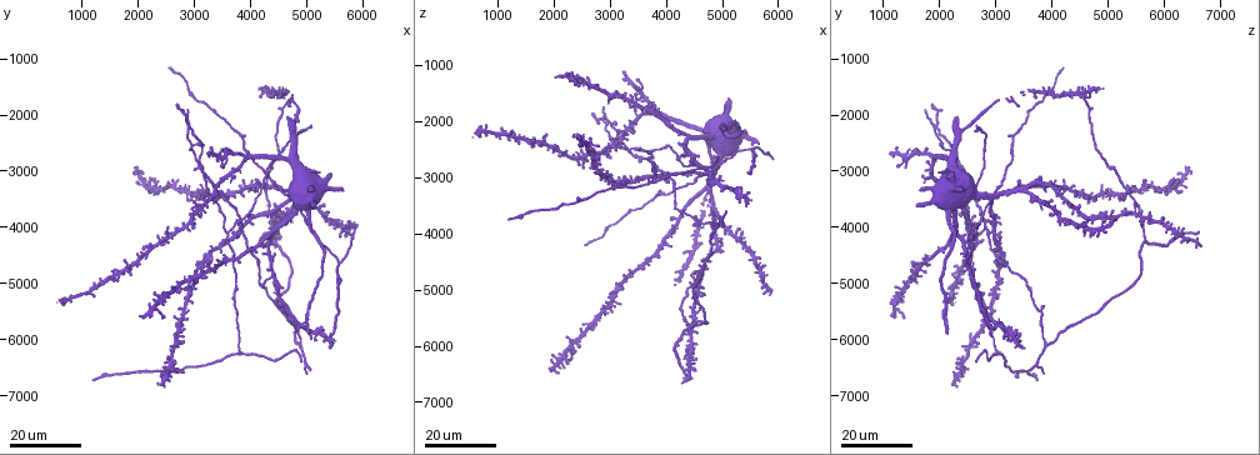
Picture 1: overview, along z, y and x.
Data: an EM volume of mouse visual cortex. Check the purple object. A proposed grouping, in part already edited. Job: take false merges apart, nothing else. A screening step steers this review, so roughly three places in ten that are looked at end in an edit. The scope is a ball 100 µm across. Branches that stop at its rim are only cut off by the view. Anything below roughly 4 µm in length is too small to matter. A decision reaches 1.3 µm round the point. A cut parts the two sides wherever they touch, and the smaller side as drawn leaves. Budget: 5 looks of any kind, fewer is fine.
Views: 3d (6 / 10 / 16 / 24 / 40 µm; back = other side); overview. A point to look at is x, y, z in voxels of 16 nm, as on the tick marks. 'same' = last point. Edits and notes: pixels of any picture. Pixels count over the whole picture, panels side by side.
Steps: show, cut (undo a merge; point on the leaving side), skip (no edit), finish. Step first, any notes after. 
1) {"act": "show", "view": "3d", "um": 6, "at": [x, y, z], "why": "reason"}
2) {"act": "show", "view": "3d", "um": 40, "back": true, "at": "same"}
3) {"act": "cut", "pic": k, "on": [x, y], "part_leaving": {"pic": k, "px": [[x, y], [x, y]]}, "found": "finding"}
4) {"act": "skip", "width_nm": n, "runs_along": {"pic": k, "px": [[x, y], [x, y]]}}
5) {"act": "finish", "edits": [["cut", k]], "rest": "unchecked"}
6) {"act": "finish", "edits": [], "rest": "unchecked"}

{"act": "show", "view": "3d", "um": 24, "at": [3800, 6250, 3100], "why": "side arm on a straight run"}

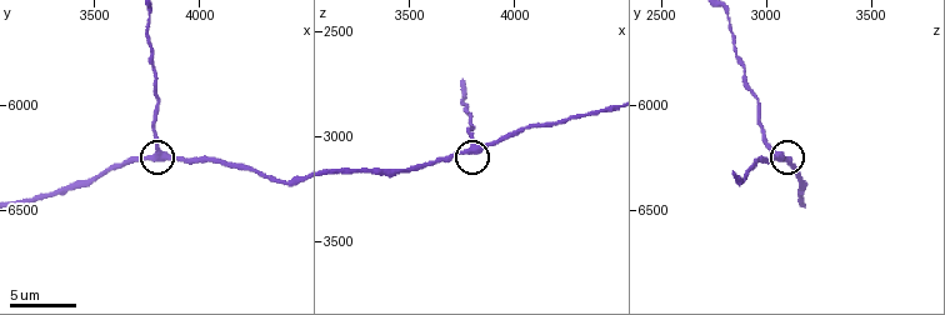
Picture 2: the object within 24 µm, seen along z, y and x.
{"act": "show", "view": "3d", "um": 10, "at": [3790, 6260, 3080]}

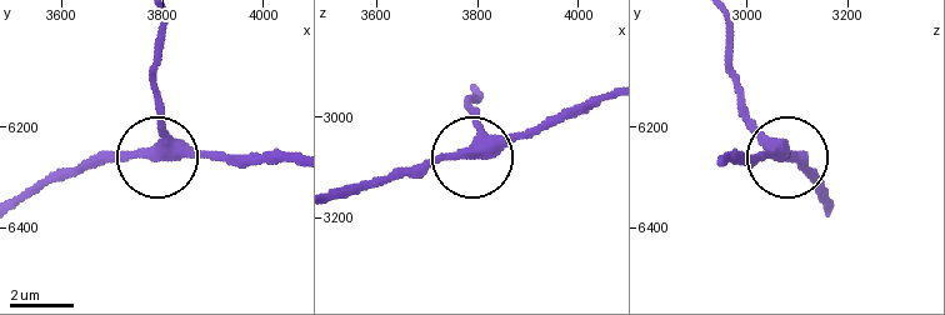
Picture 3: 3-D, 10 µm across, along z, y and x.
{"act": "skip", "arms": 3, "runs_along": {"pic": 3, "px": [[475, 86], [473, 151], [480, 159], [566, 119]]}, "found": "continuous, no second cell"}

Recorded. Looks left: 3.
{"act": "show", "view": "3d", "um": 24, "at": [4900, 6050, 3900], "why": "two arms in line, one across"}

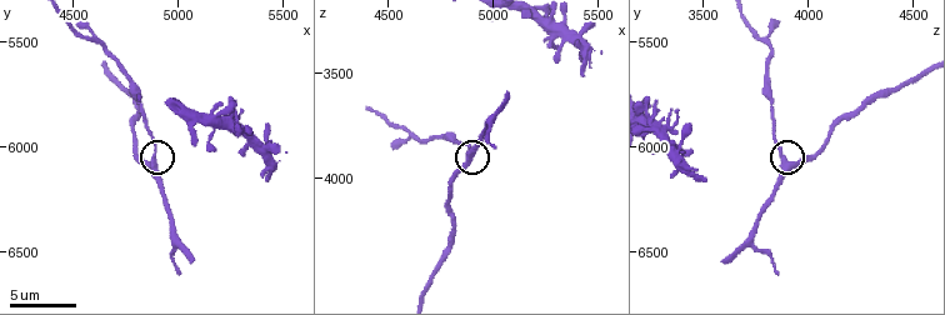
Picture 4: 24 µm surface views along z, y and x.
{"act": "show", "view": "3d", "um": 6, "at": [4870, 6100, 3930], "why": "closer look"}

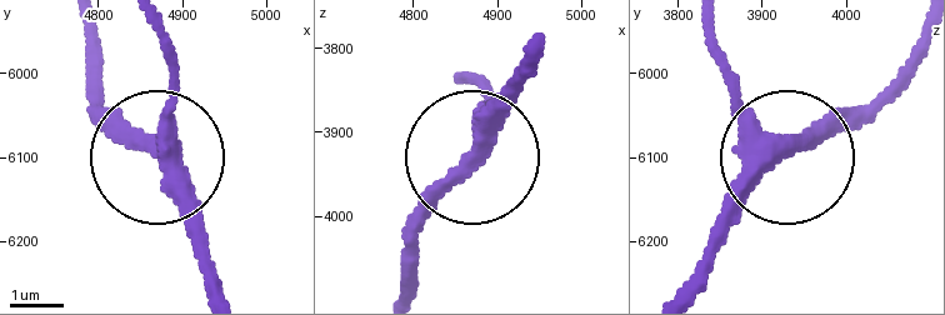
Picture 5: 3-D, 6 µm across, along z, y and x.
{"act": "skip", "side_arm_um": 10, "runs_along": {"pic": 5, "px": [[155, 31], [178, 85], [159, 165], [200, 255]]}, "found": "one cell here"}

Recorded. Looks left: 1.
{"act": "finish", "edits": [], "rest": "unchecked"}

